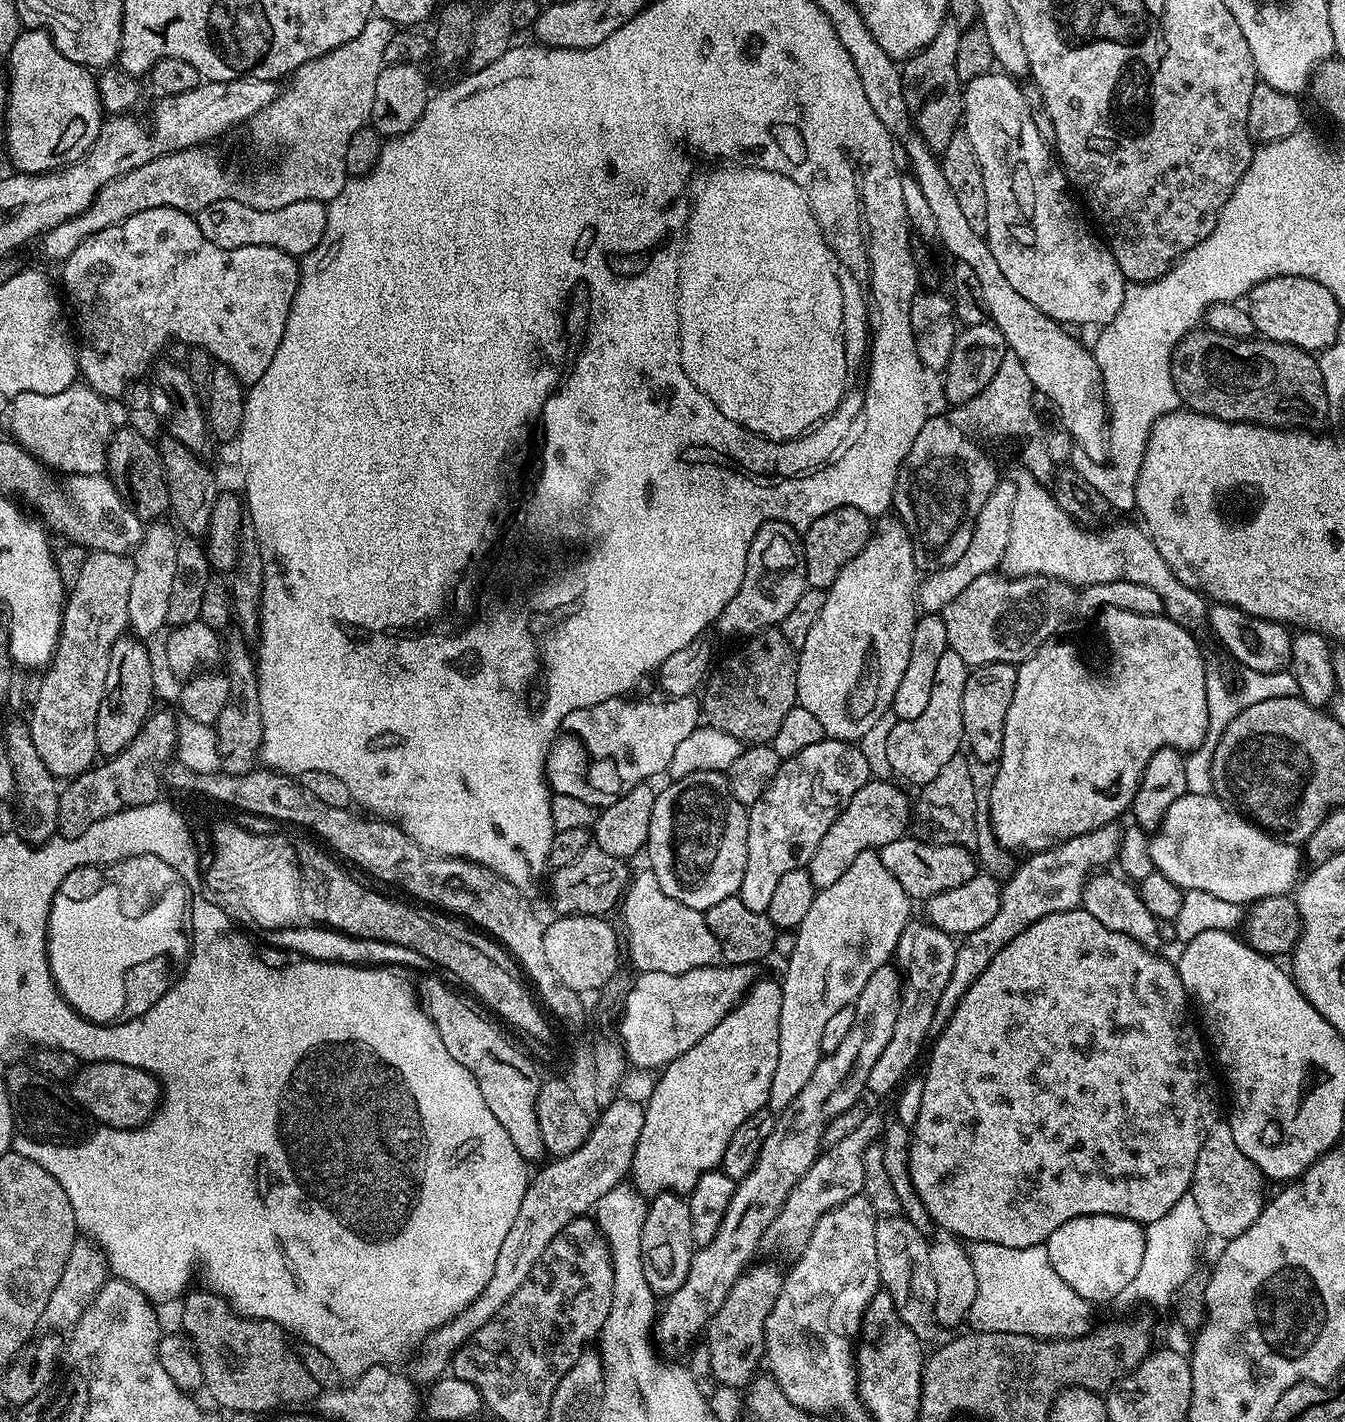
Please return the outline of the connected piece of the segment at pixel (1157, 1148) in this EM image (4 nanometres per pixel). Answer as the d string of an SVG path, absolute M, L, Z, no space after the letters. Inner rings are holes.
M1082 907L1072 908L1069 912L1046 914L1046 918L1038 918L1038 922L1034 922L1026 930L1022 930L1022 934L1018 934L1018 938L1014 938L1014 942L1002 946L1002 950L998 950L998 954L994 954L994 962L990 962L990 966L986 966L986 970L982 970L982 974L978 974L974 986L970 986L970 990L966 990L966 994L962 994L950 1022L946 1022L946 1026L935 1037L936 1045L933 1046L932 1053L928 1056L928 1073L923 1073L922 1076L924 1081L922 1110L918 1110L918 1118L910 1125L908 1164L910 1182L913 1183L918 1198L926 1206L933 1225L937 1229L945 1228L948 1231L945 1233L964 1242L977 1244L994 1242L998 1246L1025 1248L1035 1244L1044 1244L1051 1240L1054 1230L1058 1230L1058 1226L1068 1224L1070 1218L1078 1218L1079 1216L1117 1216L1118 1218L1126 1218L1133 1224L1147 1226L1158 1222L1158 1218L1162 1218L1162 1214L1166 1214L1166 1210L1170 1210L1170 1206L1174 1206L1174 1202L1178 1202L1178 1198L1189 1195L1192 1175L1194 1174L1194 1162L1198 1162L1198 1150L1202 1150L1202 1142L1206 1138L1206 1134L1218 1120L1218 1116L1216 1116L1216 1084L1212 1081L1213 1065L1210 1063L1210 1056L1206 1051L1201 1029L1197 1027L1194 1020L1194 1025L1192 1025L1192 1020L1188 1017L1188 1008L1190 1012L1188 991L1182 986L1182 978L1176 973L1175 963L1171 959L1169 961L1163 960L1160 956L1162 955L1144 948L1127 934L1115 933L1106 929L1101 922L1098 922L1097 918L1088 914L1087 910Z

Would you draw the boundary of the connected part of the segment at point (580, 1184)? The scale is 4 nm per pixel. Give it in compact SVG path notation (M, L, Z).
M623 1098L603 1105L601 1112L604 1113L595 1117L592 1131L582 1146L569 1156L553 1159L550 1162L553 1164L545 1163L545 1168L529 1179L526 1194L522 1194L522 1206L518 1206L518 1215L514 1217L514 1226L510 1226L506 1239L498 1249L494 1274L490 1274L490 1282L482 1286L482 1294L478 1294L478 1298L466 1305L453 1320L424 1337L415 1349L411 1357L410 1376L417 1385L428 1386L443 1377L451 1369L457 1350L478 1330L482 1330L486 1322L493 1320L510 1298L514 1298L522 1282L526 1282L530 1270L534 1270L534 1262L542 1258L542 1250L550 1246L553 1238L577 1216L591 1213L591 1208L595 1209L603 1196L629 1179L634 1150L638 1146L638 1138L642 1138L644 1109L641 1101L639 1104L636 1100Z

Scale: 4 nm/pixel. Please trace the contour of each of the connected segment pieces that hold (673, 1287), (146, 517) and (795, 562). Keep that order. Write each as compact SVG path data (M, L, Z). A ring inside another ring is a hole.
M660 1192L649 1201L642 1230L643 1264L652 1291L664 1298L677 1292L682 1282L686 1282L695 1249L687 1199L679 1193Z
M120 426L113 431L112 441L108 444L106 472L140 520L156 522L163 517L160 516L163 512L169 511L168 475L160 457L160 449L133 428Z
M769 520L756 531L756 537L748 548L746 572L743 575L742 586L723 608L716 628L728 636L738 634L742 638L775 627L786 618L786 614L790 614L806 588L803 541L799 531L791 524L781 520Z

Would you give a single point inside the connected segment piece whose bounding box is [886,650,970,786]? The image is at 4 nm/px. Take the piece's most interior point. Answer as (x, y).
(918, 748)

